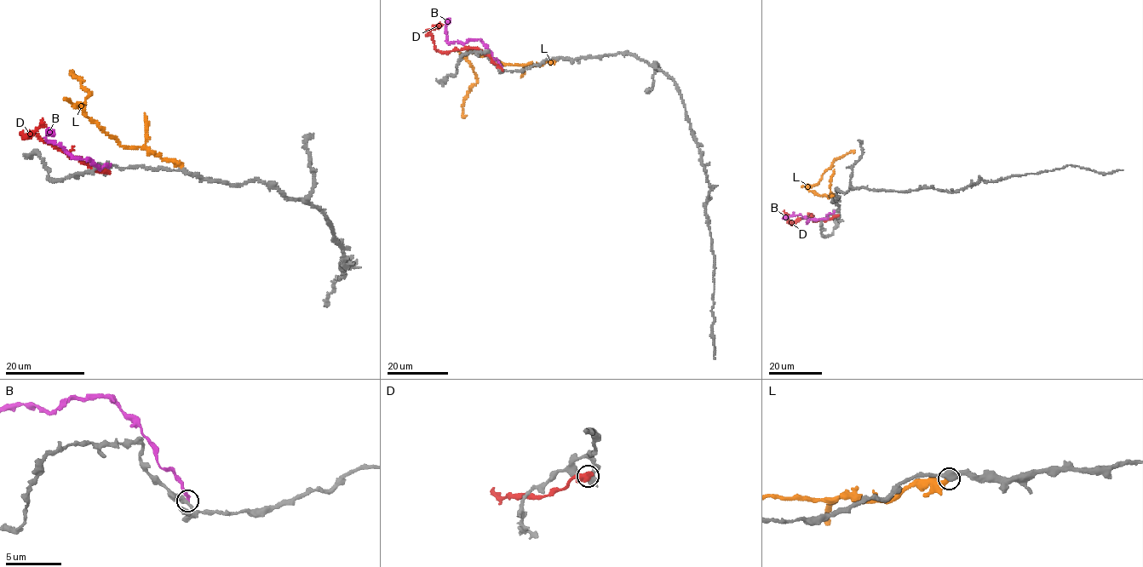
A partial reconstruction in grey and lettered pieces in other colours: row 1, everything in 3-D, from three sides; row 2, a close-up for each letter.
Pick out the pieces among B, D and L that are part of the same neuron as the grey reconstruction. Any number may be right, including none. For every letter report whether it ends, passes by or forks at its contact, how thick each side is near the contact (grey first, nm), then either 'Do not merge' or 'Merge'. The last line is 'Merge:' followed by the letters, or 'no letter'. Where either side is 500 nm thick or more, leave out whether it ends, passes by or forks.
B: It ends there. Thickness 380 nm (grey) against 360 nm. Do not merge
D: Thickness 480 nm (grey) against 600 nm. Do not merge
L: It ends there. Thickness 480 nm (grey) against 400 nm. Merge
Merge: L

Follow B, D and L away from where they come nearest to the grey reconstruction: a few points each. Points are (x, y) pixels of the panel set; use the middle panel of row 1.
B: (501, 67), (488, 48), (479, 39), (470, 39), (462, 42), (447, 42), (445, 27), (450, 18)
D: (501, 70), (488, 55), (473, 48), (436, 51), (430, 30), (439, 25)
L: (557, 60), (536, 65), (505, 65), (469, 52), (466, 60), (477, 80), (465, 96), (464, 118)

